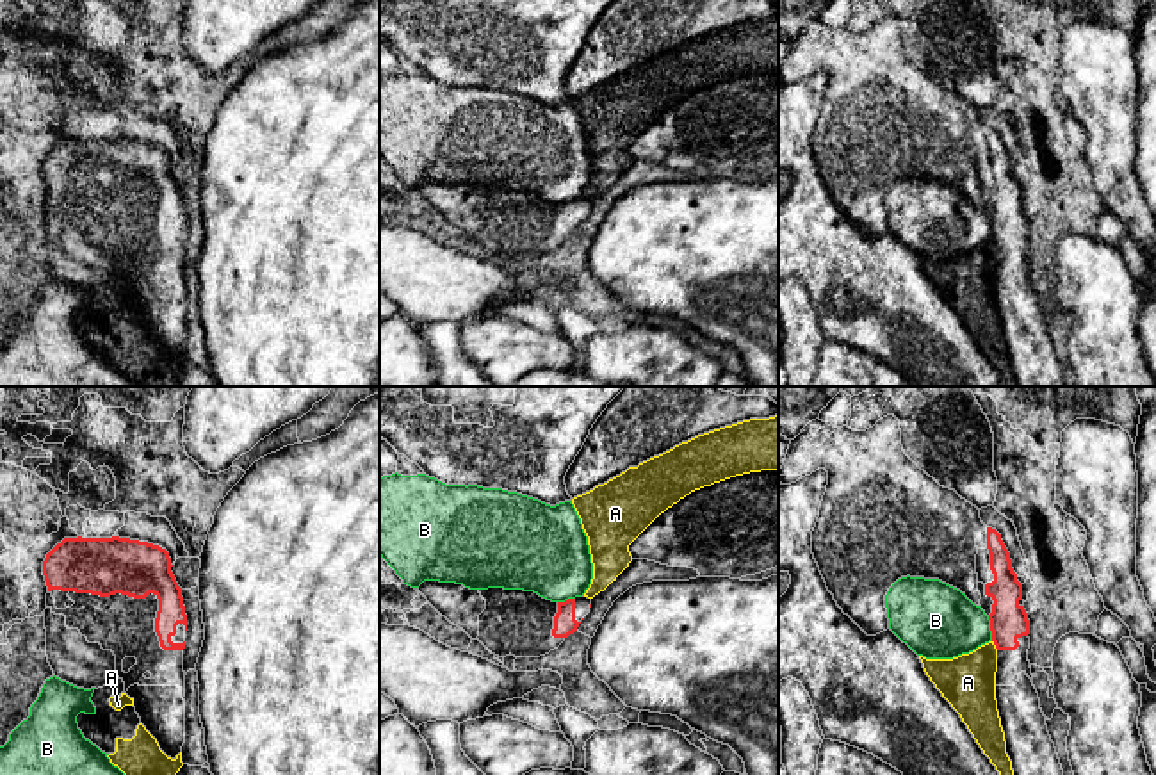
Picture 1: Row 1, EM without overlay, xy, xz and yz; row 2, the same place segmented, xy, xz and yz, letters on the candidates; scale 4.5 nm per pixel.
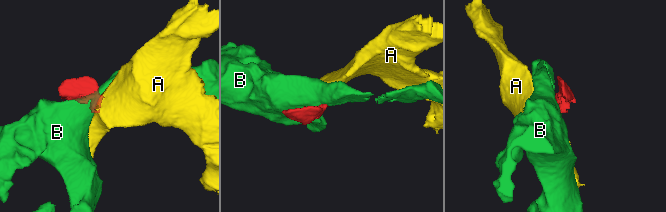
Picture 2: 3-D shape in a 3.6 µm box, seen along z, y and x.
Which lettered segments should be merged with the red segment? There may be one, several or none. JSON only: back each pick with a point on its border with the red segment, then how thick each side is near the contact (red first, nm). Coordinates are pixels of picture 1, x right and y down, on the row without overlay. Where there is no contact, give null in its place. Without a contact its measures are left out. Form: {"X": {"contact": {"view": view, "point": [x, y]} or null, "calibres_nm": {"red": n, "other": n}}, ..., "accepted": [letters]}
{"accepted": []}

